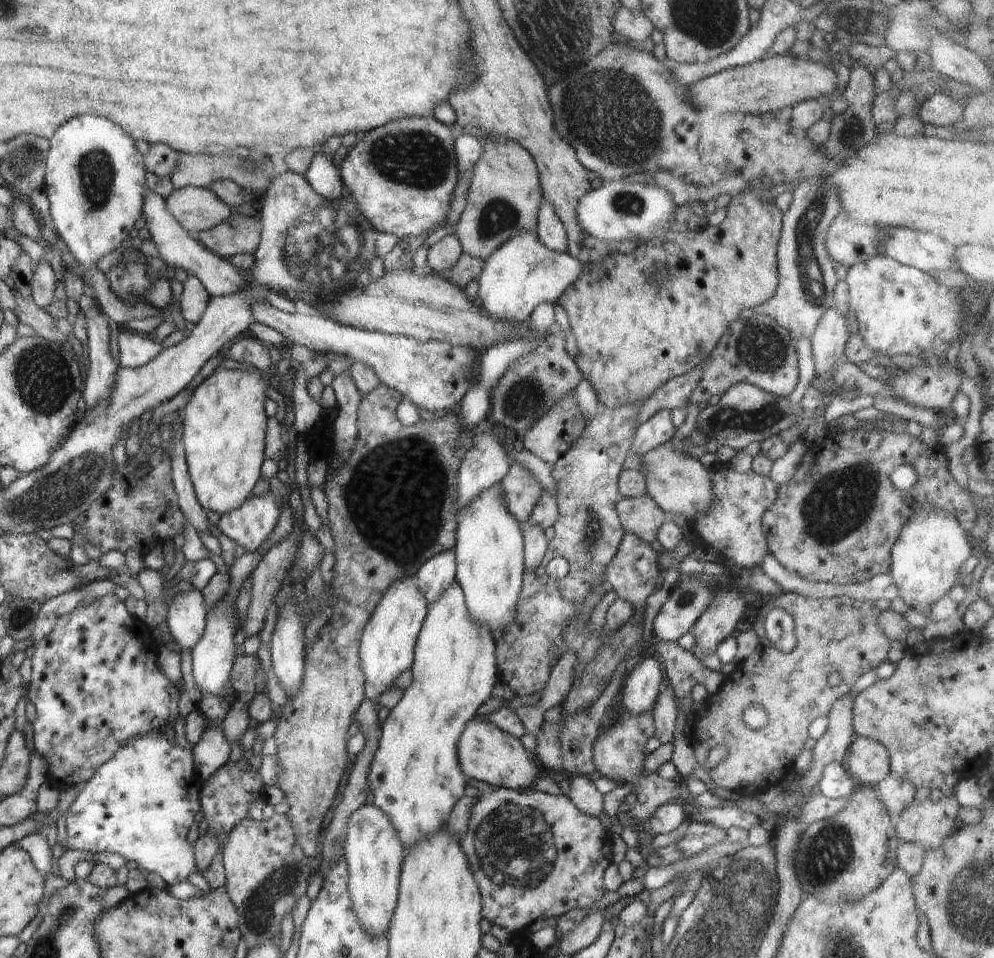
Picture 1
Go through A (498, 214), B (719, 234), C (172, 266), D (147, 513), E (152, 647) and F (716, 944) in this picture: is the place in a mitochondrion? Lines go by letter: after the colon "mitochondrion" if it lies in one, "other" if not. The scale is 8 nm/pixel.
A: mitochondrion
B: other
C: other
D: other
E: other
F: mitochondrion

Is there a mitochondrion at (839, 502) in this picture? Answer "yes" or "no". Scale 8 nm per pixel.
yes

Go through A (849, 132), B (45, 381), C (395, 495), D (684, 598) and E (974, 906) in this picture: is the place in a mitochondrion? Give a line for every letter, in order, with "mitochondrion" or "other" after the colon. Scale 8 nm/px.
A: other
B: mitochondrion
C: mitochondrion
D: mitochondrion
E: mitochondrion

